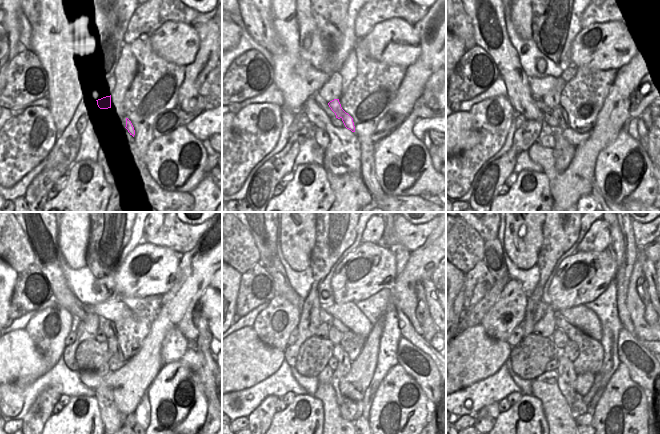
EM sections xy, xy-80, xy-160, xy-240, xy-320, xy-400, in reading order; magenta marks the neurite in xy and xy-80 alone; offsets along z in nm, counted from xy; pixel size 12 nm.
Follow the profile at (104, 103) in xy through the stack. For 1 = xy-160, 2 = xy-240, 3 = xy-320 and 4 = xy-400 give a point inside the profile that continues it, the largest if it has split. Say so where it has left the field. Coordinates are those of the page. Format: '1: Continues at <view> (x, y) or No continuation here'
1: Continues at xy-160 (557, 112)
2: Continues at xy-240 (114, 349)
3: Continues at xy-320 (344, 364)
4: Continues at xy-400 (566, 374)

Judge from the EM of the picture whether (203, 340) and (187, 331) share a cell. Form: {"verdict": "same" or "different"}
{"verdict": "different"}

